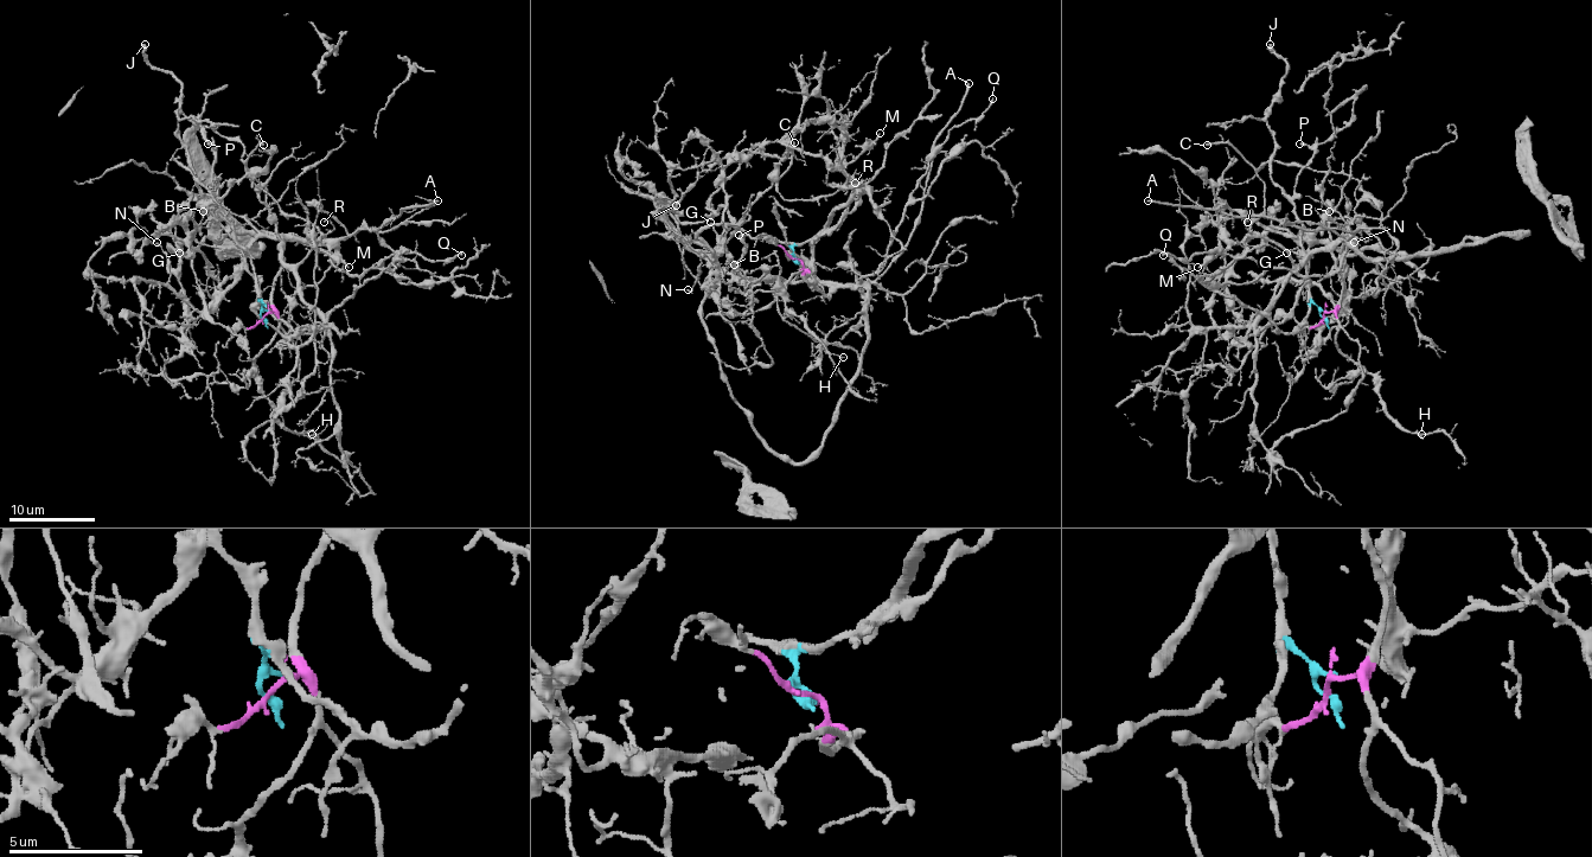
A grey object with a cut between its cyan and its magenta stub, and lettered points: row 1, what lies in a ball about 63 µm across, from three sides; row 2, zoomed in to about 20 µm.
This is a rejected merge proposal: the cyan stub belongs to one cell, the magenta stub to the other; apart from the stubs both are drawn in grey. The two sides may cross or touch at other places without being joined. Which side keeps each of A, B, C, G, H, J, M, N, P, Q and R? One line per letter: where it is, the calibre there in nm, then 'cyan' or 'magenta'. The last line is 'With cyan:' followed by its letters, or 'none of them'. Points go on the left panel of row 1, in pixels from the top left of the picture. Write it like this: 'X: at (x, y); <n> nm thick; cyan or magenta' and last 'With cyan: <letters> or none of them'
A: at (438, 200); 220 nm thick; magenta
B: at (203, 211); 200 nm thick; magenta
C: at (263, 145); 170 nm thick; magenta
G: at (179, 253); 140 nm thick; magenta
H: at (312, 434); 150 nm thick; magenta
J: at (145, 44); 360 nm thick; cyan
M: at (349, 267); 160 nm thick; magenta
N: at (157, 242); 130 nm thick; magenta
P: at (208, 144); 220 nm thick; cyan
Q: at (461, 255); 200 nm thick; magenta
R: at (324, 222); 130 nm thick; magenta
With cyan: J, P

